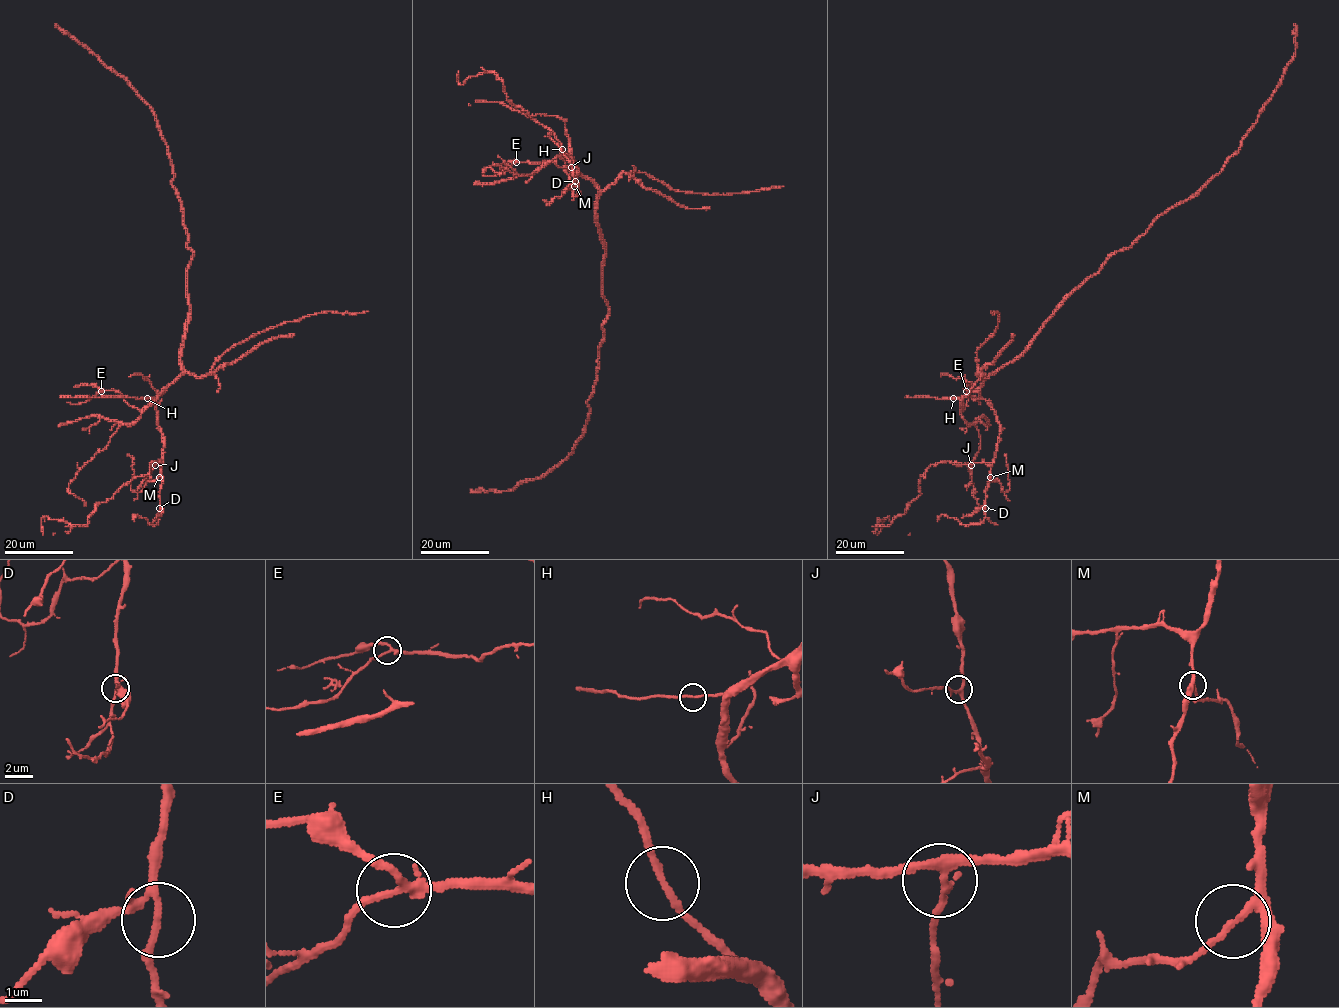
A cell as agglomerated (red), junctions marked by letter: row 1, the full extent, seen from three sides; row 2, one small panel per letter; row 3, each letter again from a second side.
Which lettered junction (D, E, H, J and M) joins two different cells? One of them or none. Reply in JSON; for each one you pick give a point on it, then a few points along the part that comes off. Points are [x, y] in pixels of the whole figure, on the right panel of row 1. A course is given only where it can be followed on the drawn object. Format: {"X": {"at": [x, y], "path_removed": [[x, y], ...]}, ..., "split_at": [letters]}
{"split_at": []}

